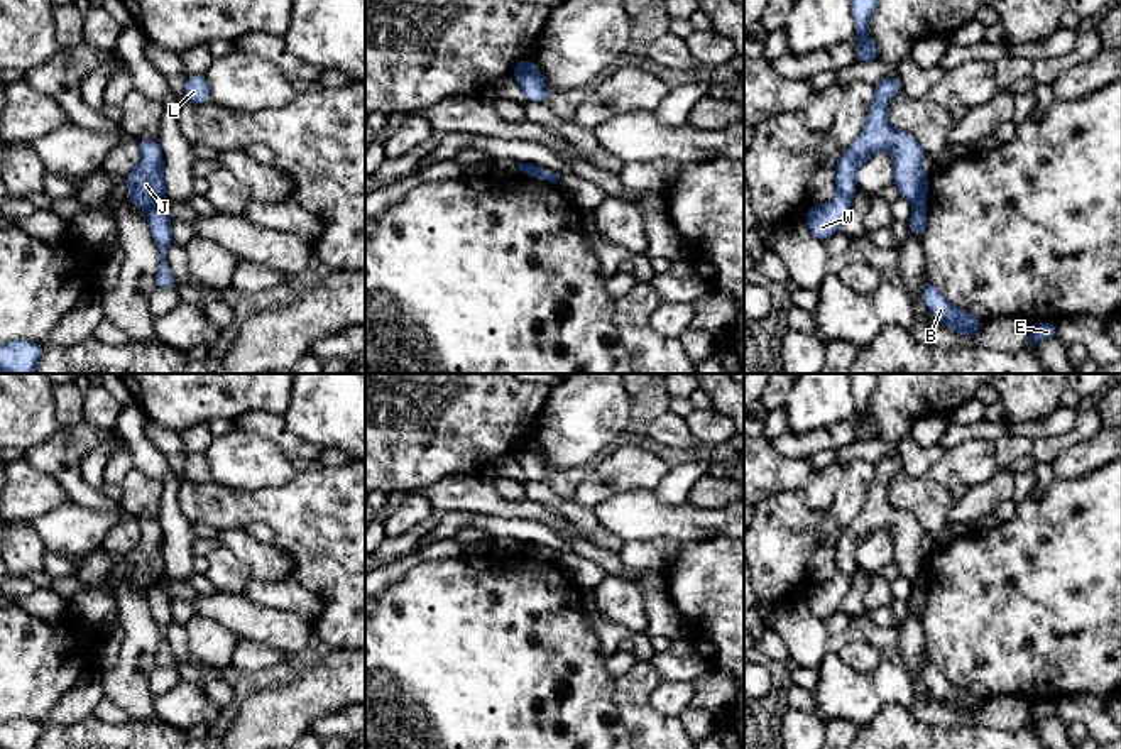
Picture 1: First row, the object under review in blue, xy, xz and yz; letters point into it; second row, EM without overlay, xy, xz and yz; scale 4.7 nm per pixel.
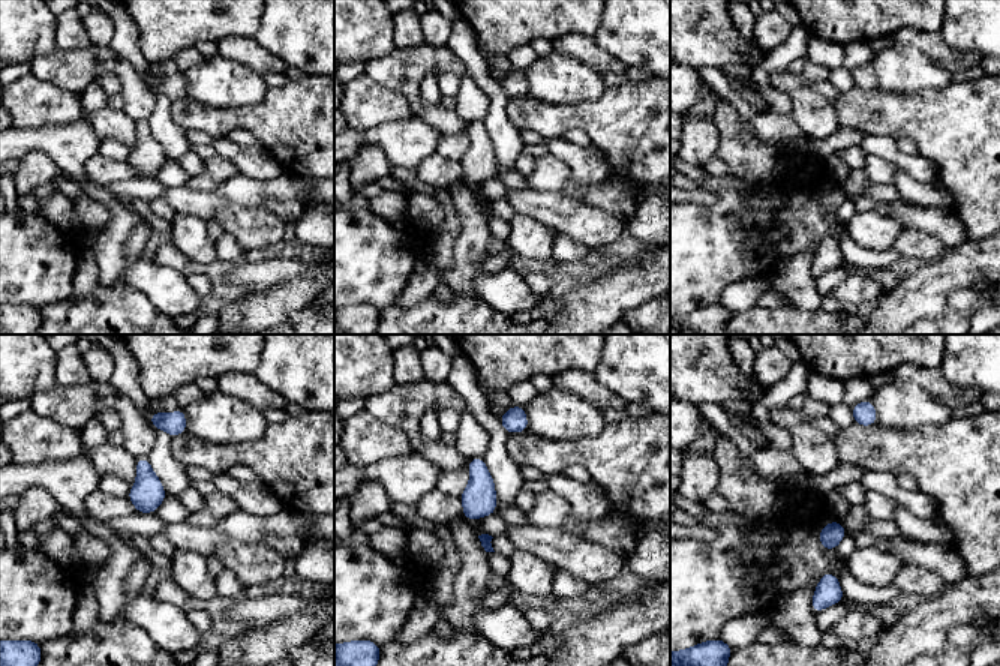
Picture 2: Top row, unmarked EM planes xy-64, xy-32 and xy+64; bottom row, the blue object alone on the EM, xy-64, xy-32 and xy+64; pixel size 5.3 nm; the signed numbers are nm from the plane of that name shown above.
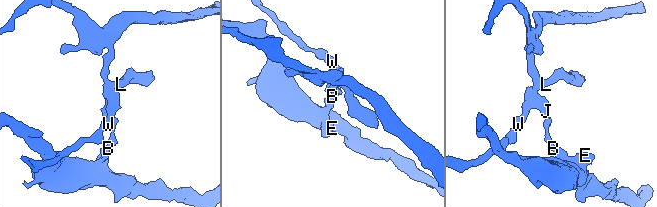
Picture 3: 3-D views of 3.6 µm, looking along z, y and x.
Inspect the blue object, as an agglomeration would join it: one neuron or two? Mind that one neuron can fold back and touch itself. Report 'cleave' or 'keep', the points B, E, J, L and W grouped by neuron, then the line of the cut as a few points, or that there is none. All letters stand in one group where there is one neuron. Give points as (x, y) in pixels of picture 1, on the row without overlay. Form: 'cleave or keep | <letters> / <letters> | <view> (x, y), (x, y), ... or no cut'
cleave | B E / J L W | yz (924, 584), (913, 587)

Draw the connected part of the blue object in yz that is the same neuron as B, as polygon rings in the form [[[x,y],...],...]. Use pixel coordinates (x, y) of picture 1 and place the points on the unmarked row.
[[[928,658],[923,659],[921,676],[930,693],[959,713],[974,715],[981,708],[982,698],[952,685]]]

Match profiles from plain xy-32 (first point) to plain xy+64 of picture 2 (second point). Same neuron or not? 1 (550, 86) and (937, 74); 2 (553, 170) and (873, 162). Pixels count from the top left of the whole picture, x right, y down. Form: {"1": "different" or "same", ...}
{"1": "same", "2": "same"}

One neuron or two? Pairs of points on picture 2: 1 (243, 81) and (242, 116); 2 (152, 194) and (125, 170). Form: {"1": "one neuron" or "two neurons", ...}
{"1": "two neurons", "2": "two neurons"}

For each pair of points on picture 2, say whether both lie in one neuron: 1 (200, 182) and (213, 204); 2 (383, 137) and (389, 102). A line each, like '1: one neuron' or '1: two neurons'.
1: two neurons
2: two neurons

